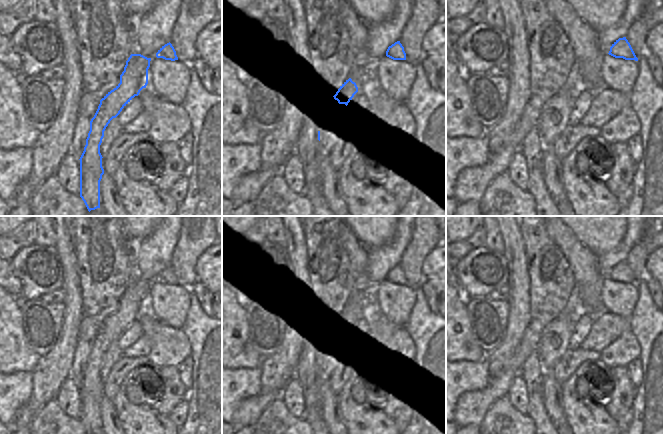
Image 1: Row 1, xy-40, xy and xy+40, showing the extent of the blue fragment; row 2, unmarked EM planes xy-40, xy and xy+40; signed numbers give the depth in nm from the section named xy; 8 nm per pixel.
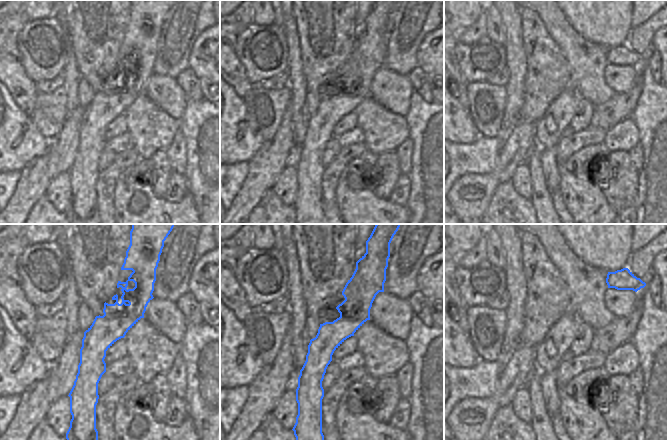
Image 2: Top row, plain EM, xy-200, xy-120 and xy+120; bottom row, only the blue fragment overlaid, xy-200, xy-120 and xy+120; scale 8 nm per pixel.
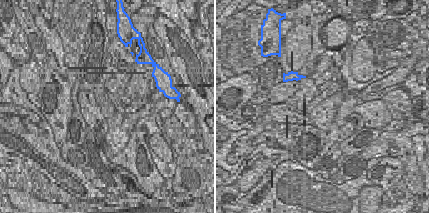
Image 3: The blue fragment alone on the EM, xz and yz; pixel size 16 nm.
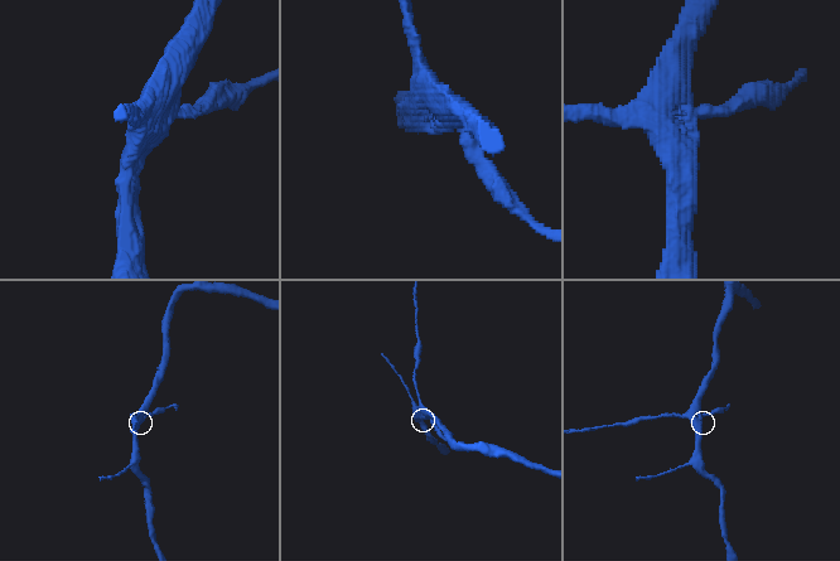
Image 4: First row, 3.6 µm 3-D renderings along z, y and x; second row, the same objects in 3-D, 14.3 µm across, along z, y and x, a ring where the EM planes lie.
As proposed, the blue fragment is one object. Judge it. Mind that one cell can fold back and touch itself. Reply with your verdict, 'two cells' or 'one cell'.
two cells

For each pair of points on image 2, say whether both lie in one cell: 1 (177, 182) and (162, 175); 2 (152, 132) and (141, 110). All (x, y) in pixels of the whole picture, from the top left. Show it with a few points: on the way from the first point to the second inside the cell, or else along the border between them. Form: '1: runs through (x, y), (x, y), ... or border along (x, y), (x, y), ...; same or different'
1: border along (172, 170), (166, 190), (162, 196); different
2: runs through (150, 127), (142, 115); same

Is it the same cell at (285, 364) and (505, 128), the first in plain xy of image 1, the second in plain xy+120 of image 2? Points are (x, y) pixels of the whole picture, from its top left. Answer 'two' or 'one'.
one

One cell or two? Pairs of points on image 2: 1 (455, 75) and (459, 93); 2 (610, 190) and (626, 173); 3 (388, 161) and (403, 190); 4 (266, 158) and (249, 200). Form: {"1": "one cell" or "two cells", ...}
{"1": "one cell", "2": "one cell", "3": "two cells", "4": "one cell"}

